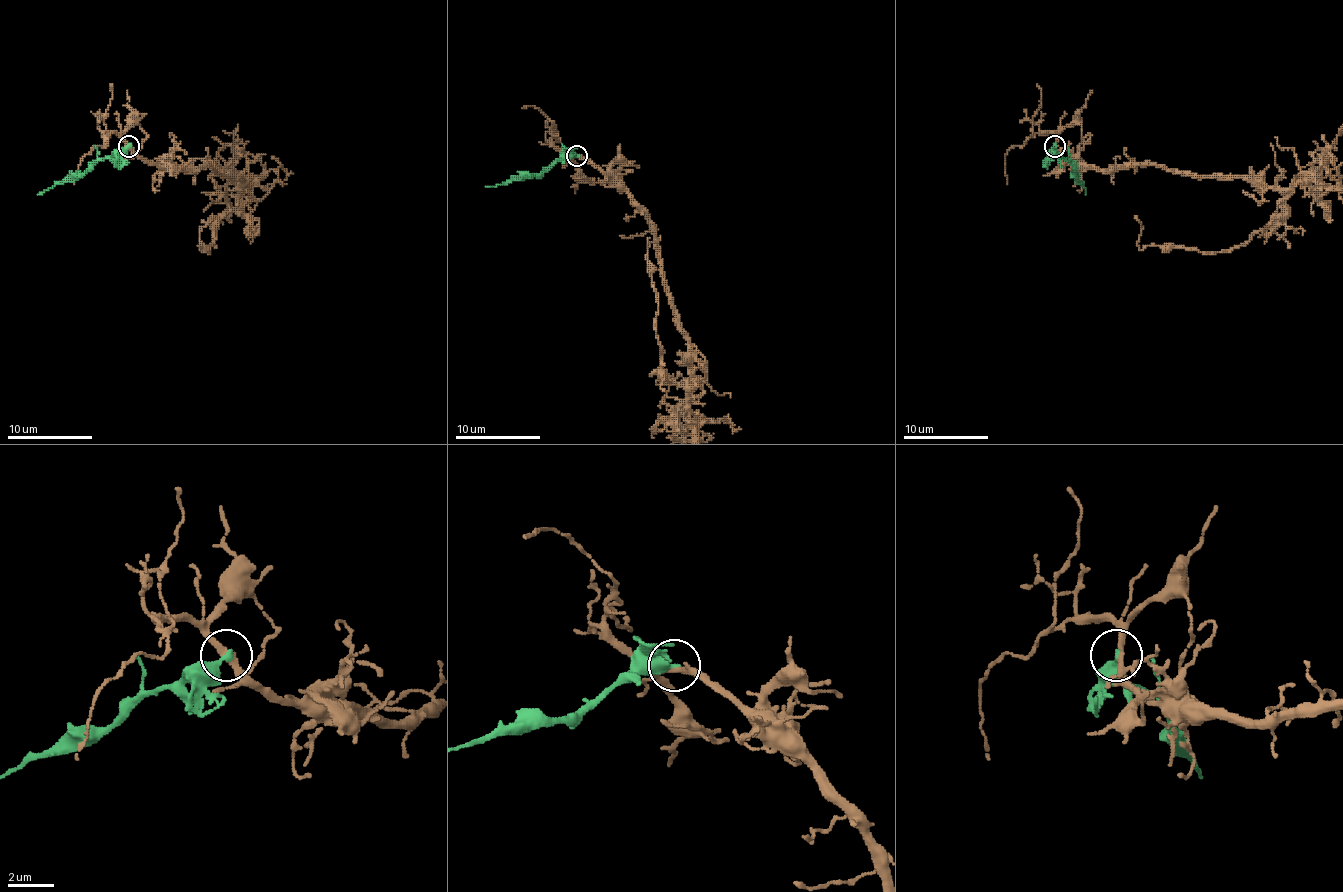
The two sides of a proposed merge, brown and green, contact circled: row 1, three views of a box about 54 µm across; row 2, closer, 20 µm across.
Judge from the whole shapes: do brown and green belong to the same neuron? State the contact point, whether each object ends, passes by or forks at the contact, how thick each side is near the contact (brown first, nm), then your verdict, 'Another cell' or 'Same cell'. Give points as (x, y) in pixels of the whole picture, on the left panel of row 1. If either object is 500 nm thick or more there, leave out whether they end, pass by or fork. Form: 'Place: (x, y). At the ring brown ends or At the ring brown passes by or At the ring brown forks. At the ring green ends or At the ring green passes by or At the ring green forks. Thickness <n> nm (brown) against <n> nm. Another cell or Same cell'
Place: (128, 146). At the ring brown passes by. At the ring green ends. Thickness 280 nm (brown) against 340 nm. Another cell

